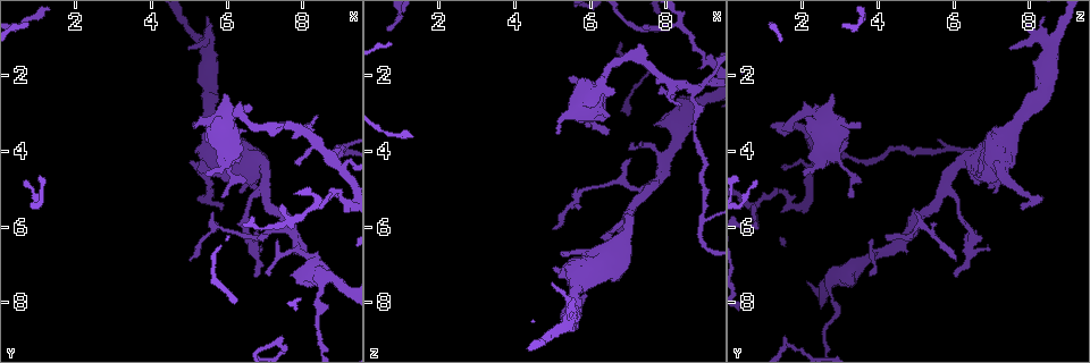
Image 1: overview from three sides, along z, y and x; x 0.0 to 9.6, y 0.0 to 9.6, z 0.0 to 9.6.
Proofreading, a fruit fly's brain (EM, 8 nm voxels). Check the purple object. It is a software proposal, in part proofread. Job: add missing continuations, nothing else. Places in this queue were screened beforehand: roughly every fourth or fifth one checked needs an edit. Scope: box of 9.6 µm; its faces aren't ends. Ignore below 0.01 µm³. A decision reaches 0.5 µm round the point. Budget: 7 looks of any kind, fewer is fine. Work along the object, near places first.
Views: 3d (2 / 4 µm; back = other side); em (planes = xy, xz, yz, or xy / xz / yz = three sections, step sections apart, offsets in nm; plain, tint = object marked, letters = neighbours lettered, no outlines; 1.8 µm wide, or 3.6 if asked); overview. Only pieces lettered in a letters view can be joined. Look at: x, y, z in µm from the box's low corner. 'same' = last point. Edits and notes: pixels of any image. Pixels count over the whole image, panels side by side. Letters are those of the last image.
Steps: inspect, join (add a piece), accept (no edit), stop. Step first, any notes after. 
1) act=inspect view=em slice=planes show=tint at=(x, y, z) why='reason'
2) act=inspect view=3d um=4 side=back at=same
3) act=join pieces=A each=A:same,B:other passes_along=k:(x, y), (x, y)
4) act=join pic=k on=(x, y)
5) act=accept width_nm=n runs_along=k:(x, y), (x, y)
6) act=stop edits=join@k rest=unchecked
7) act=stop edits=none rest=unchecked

act=inspect view=em slice=xz step=4 show=letters at=(5.90, 5.50, 7.80) why='thin end'

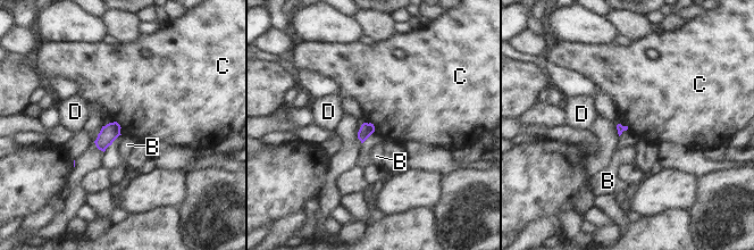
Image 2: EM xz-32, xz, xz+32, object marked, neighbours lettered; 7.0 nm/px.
act=accept each=B:other,C:other,D:other border=2:(116, 121), (122, 134) found='none of them fits'

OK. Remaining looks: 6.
act=inspect view=3d um=2 at=(7.10, 6.25, 4.25) why='free end'

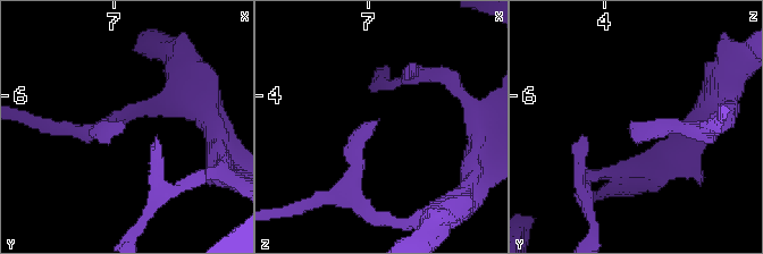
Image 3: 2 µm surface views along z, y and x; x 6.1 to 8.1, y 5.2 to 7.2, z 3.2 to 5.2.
act=inspect view=em slice=planes show=letters at=(7.08, 6.22, 4.20)

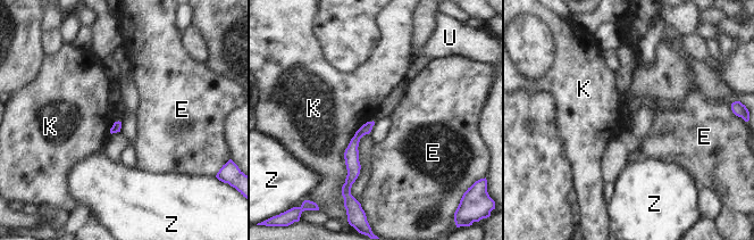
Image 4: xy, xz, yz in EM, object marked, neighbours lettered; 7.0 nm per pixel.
act=accept each=E:other,K:other,U:other,Z:other border=4:(357, 131), (344, 152), (341, 191) found='no lettered piece goes on from it'

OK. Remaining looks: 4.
act=inspect view=em slice=planes show=letters at=(6.90, 6.55, 6.95) why='branch stops here'

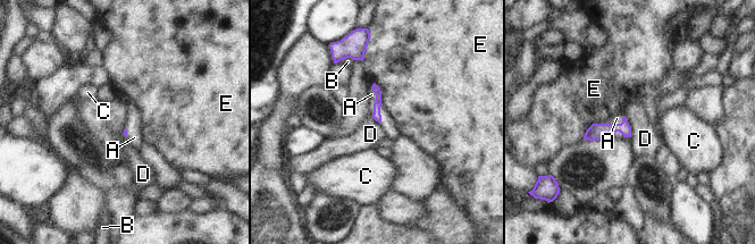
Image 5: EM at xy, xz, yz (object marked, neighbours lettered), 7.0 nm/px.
act=join pieces=A each=A:same,B:other,C:other,D:other,E:other found='it goes on there'

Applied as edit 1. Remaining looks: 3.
act=stop edits=join@5 rest=unchecked

